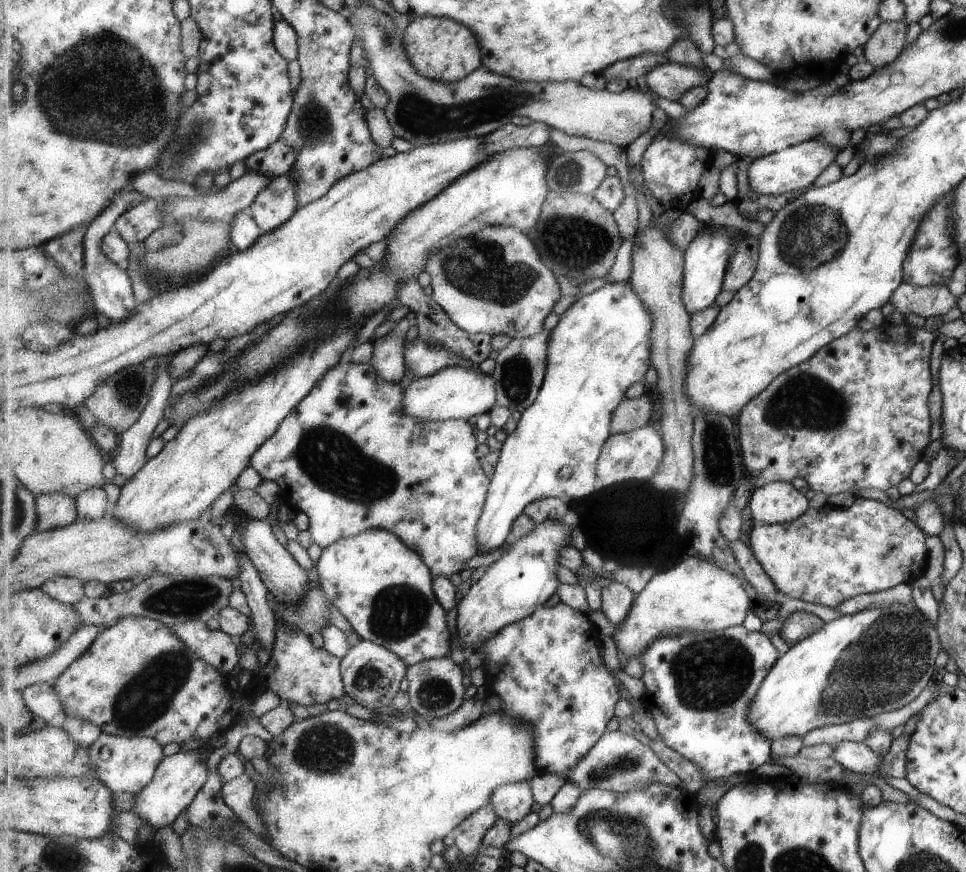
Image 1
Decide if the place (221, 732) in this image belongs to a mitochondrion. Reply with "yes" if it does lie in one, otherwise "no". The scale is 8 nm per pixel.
no

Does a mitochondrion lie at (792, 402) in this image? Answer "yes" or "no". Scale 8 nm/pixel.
yes

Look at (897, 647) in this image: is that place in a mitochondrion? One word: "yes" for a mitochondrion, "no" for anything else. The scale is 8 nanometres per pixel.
yes

